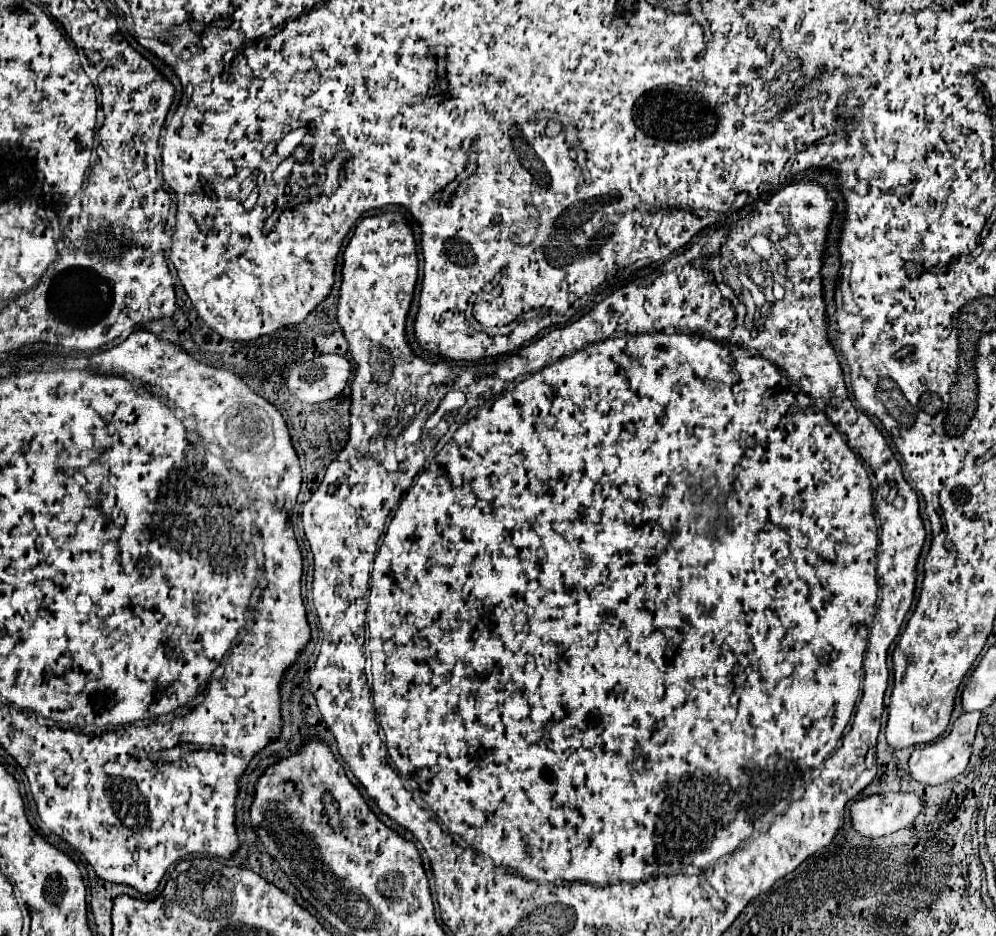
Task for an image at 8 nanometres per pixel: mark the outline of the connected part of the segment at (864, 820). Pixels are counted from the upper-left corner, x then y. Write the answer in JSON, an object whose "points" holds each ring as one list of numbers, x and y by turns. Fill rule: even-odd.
{"points":[[916,793,870,795,852,803,852,823,864,837,884,837,912,825,922,809,924,801]]}

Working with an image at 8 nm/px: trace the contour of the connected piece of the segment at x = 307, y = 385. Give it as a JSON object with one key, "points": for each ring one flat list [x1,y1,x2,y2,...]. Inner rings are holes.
{"points":[[320,355,292,369,286,385,292,395,306,403,322,403,342,393,352,365,342,355]]}

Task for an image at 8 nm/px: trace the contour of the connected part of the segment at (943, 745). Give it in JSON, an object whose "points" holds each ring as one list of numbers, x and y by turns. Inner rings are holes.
{"points":[[972,711,972,713,962,713,952,731,948,733,948,737,942,737,934,743,922,745,918,749,914,749,912,757,910,757,910,773,912,779,916,779,918,783,926,783,926,785,942,785,948,783,950,779,958,777,960,773,964,773,968,761,970,761,970,753,972,753,972,743,974,743,974,735,976,735,976,727,980,721,980,713]]}

